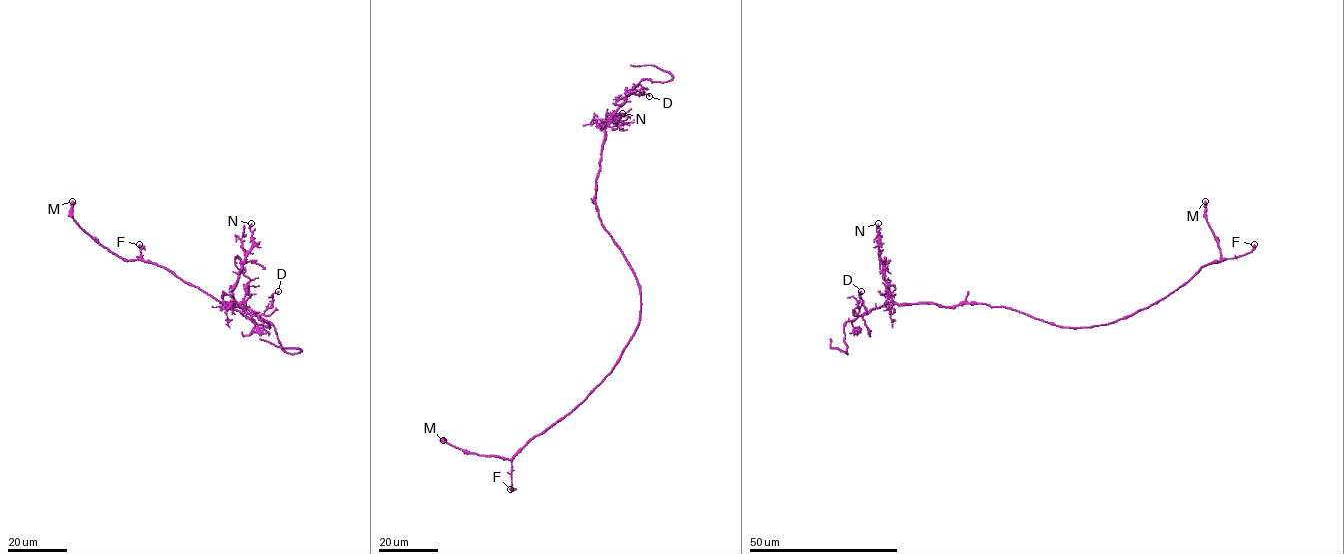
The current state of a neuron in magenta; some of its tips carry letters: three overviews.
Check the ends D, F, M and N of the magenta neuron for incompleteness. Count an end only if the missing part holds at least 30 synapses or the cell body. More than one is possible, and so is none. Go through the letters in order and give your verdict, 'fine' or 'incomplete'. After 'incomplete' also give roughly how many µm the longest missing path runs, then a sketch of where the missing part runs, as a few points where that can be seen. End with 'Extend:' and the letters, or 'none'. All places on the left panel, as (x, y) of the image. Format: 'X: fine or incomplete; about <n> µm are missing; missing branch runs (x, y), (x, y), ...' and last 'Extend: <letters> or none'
D: fine
F: fine
M: fine
N: fine
Extend: none

